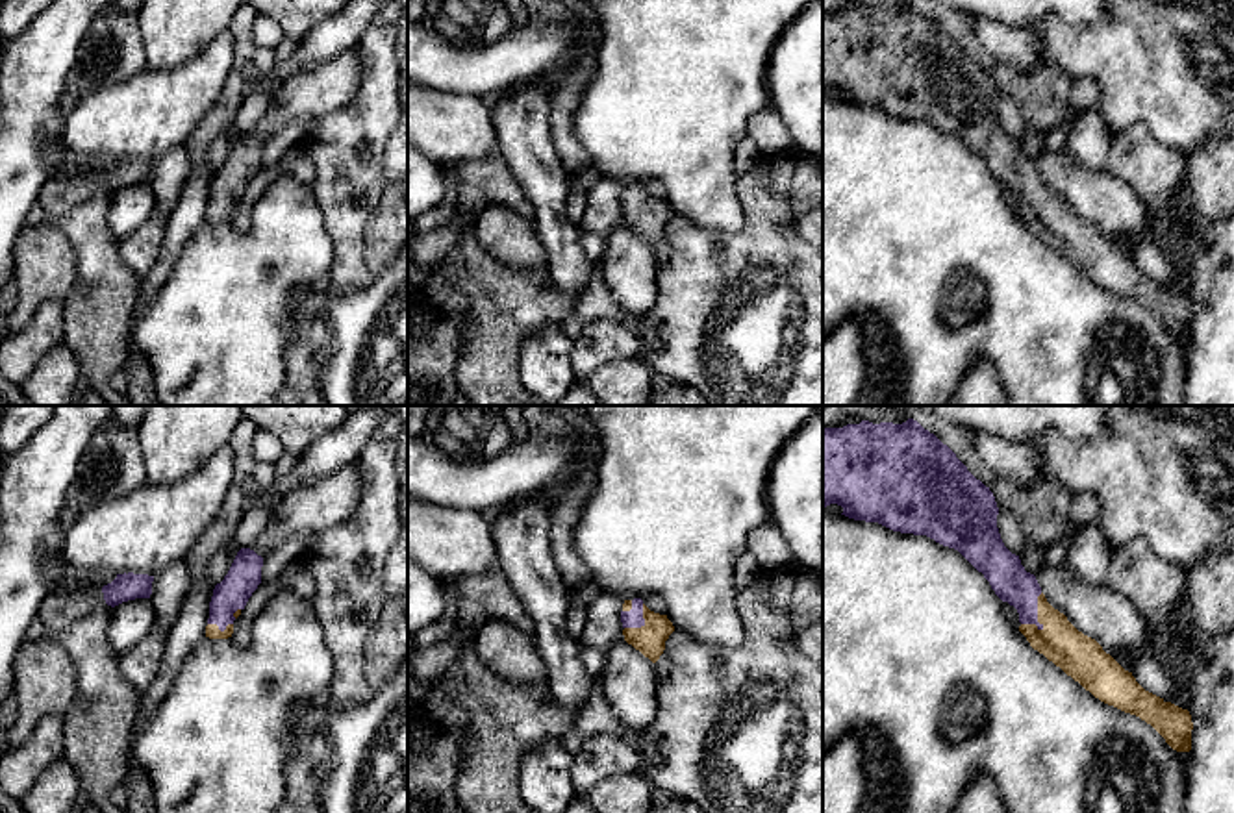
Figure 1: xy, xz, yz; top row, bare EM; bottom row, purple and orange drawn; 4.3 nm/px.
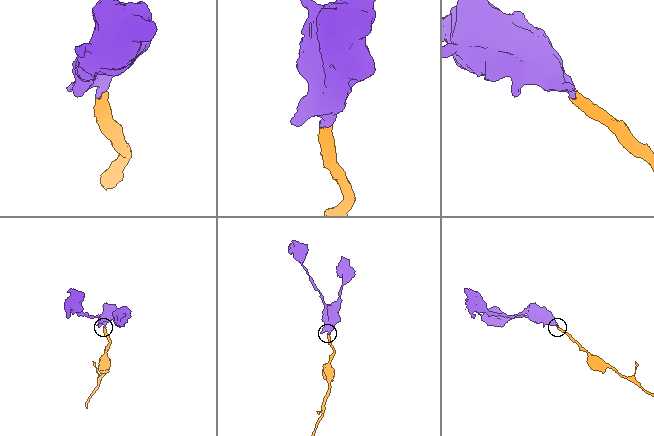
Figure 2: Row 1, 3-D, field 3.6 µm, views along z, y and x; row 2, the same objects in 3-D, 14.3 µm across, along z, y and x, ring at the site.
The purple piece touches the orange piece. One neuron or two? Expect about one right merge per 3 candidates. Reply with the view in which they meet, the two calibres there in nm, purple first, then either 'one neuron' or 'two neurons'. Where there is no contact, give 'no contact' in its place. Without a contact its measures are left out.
yz | 170/190 nm | one neuron

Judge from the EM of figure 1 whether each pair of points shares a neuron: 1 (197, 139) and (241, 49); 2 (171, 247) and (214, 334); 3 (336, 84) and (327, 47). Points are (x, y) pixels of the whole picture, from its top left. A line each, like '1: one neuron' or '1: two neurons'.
1: one neuron
2: two neurons
3: two neurons

